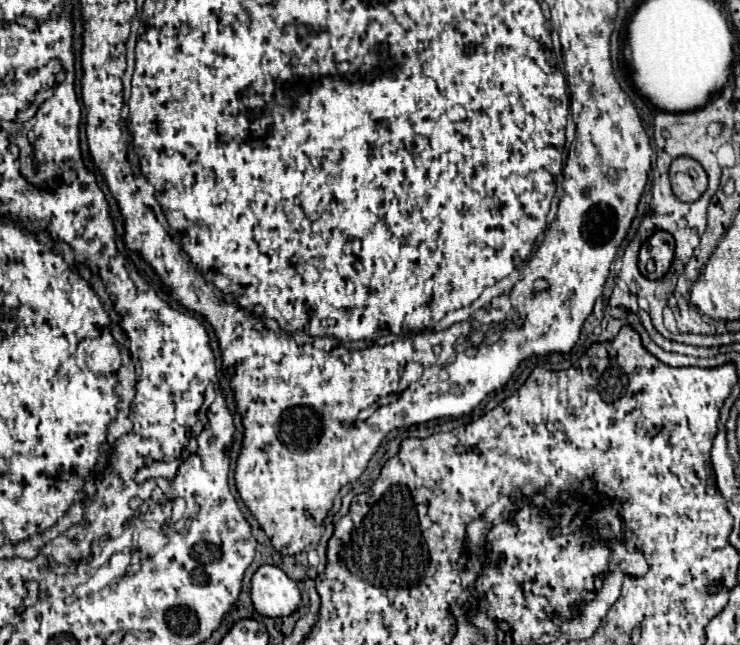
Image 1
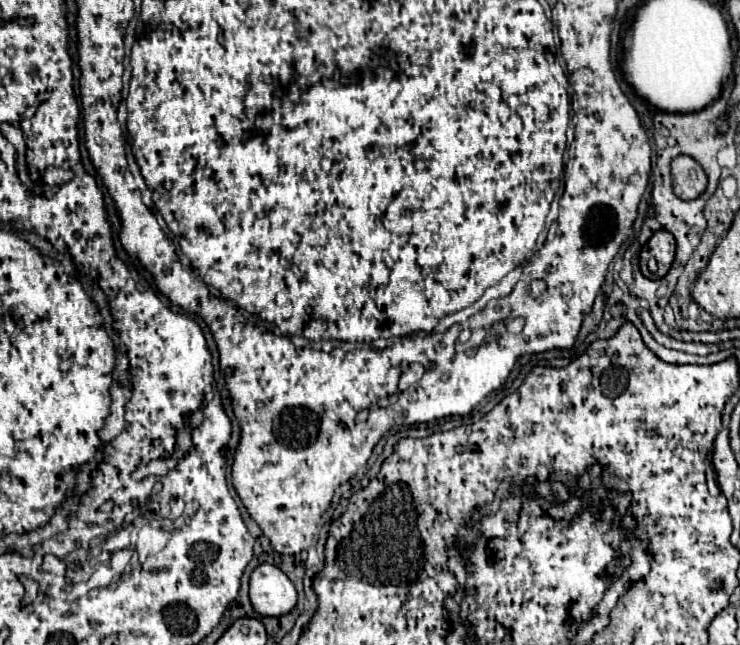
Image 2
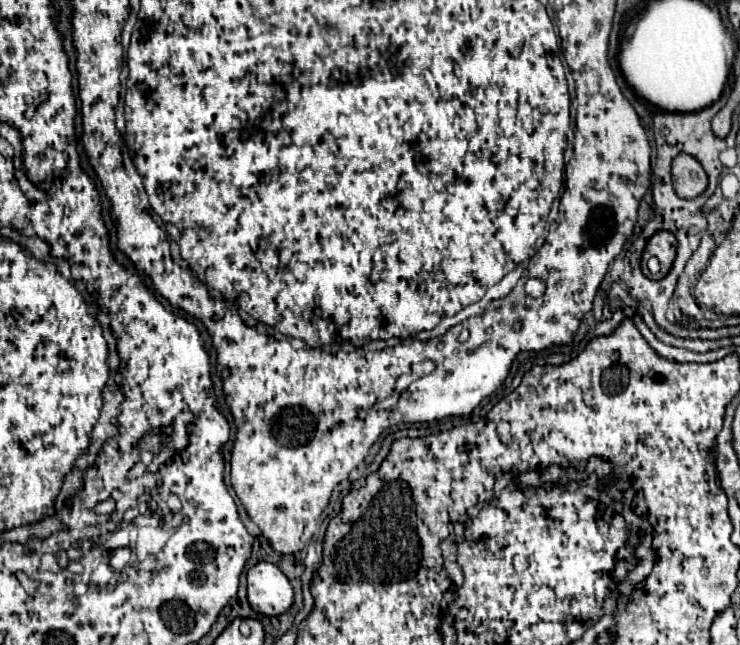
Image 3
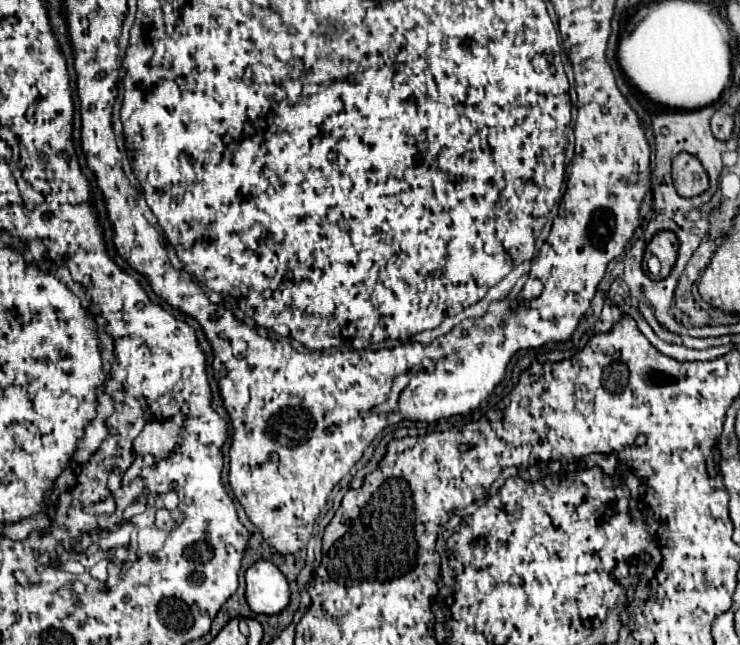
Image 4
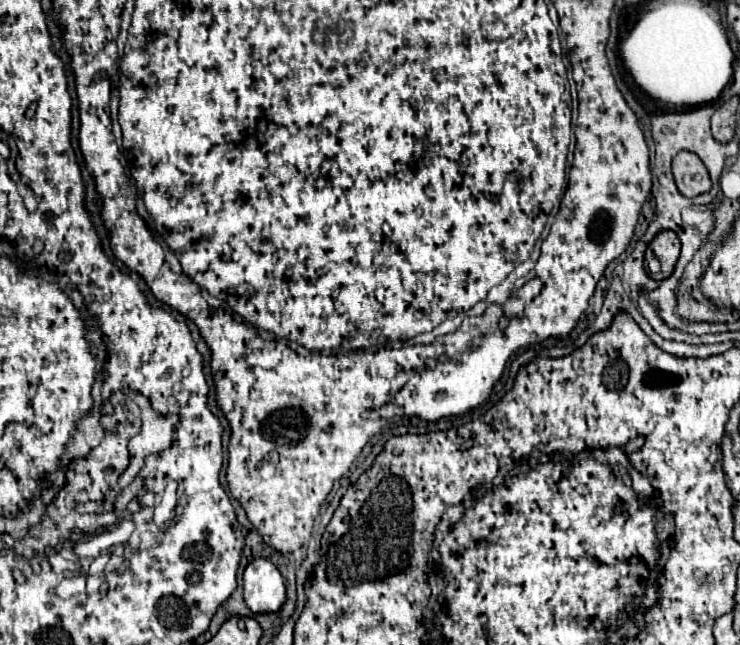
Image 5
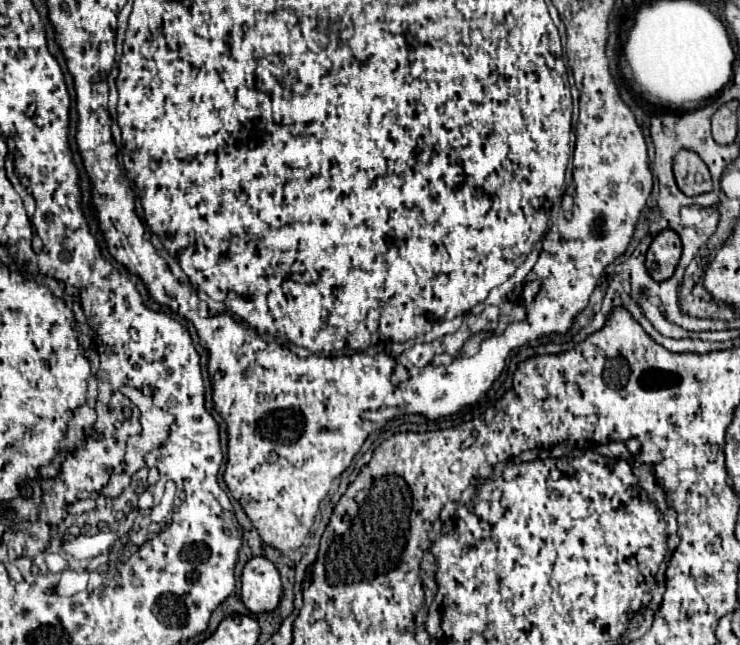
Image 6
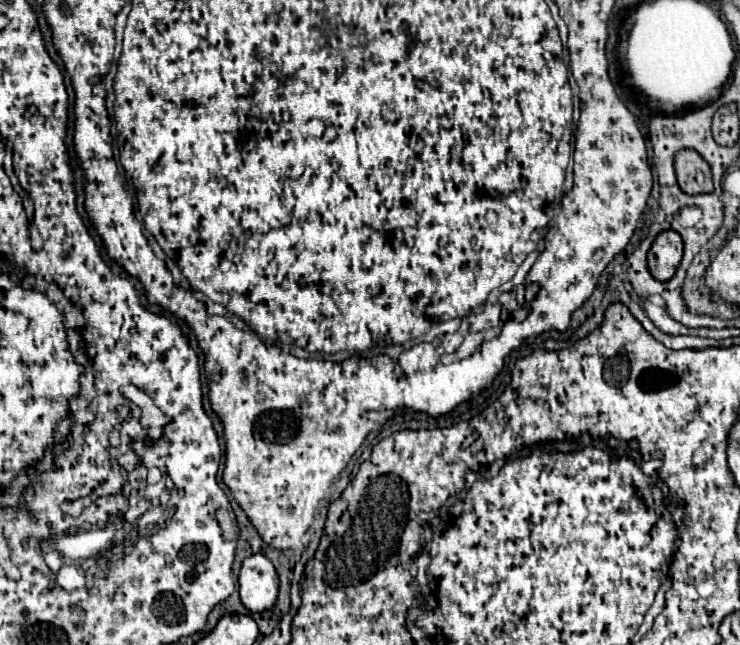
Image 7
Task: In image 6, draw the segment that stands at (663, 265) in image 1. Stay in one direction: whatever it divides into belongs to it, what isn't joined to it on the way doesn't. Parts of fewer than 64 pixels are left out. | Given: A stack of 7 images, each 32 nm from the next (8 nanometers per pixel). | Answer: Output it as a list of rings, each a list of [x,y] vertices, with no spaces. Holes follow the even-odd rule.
[[[662,230],[650,244],[648,254],[650,254],[652,262],[658,264],[658,268],[650,276],[654,280],[668,280],[674,274],[676,264],[682,254],[680,236],[674,230]]]

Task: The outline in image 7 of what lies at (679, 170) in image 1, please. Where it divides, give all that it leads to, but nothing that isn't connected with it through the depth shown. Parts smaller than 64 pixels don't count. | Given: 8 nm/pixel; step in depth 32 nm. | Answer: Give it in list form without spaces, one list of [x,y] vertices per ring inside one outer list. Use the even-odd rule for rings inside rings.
[[[692,148],[680,150],[674,158],[674,168],[678,184],[686,194],[710,194],[712,192],[712,172],[708,162]]]

